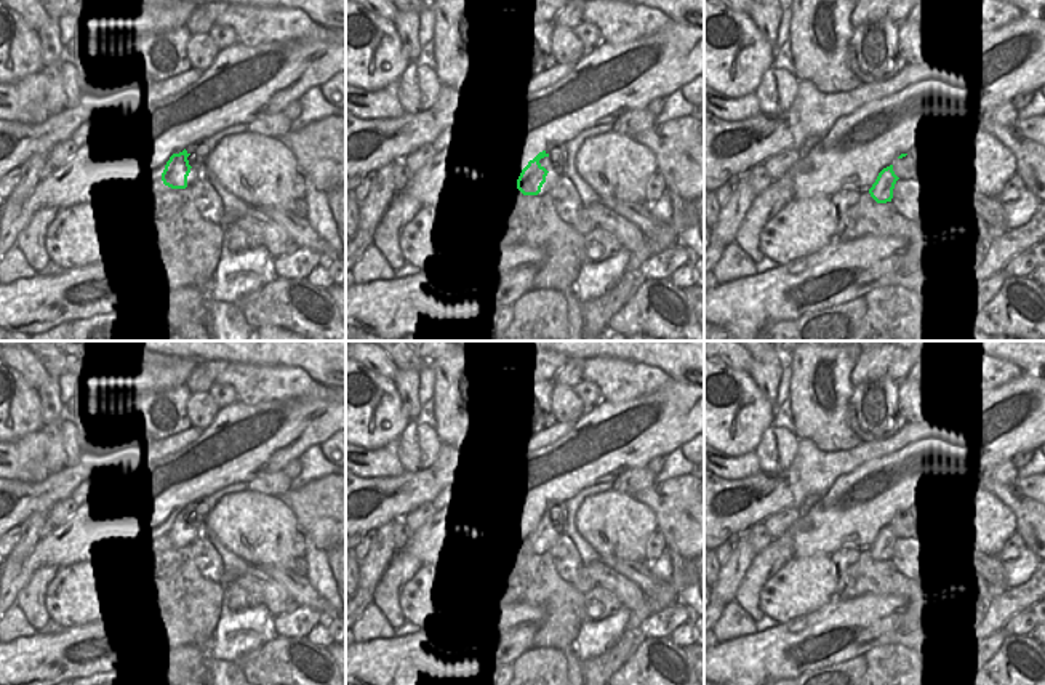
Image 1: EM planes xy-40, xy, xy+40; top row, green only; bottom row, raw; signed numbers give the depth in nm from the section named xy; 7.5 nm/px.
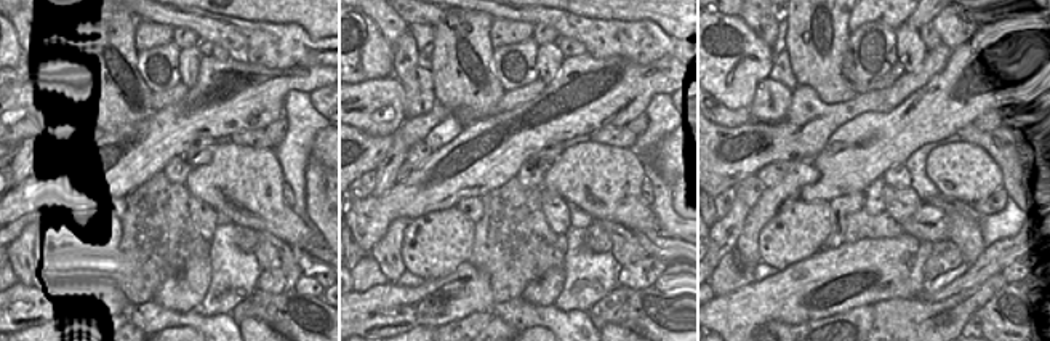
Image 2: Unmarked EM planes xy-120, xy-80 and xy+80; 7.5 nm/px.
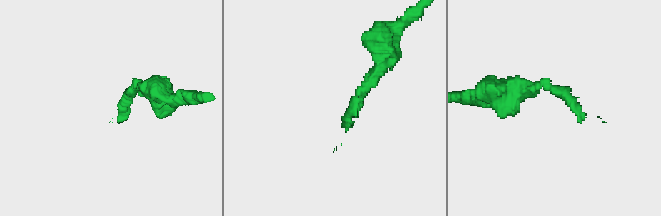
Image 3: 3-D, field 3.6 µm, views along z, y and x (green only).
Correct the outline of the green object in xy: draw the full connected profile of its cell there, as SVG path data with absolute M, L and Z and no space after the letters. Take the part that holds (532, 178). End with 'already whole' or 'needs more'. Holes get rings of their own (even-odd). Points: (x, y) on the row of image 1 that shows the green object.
M546 150L539 152L528 165L522 170L517 179L517 189L523 195L538 195L543 184L546 182L547 170L539 163L541 158L549 157Z; already whole

